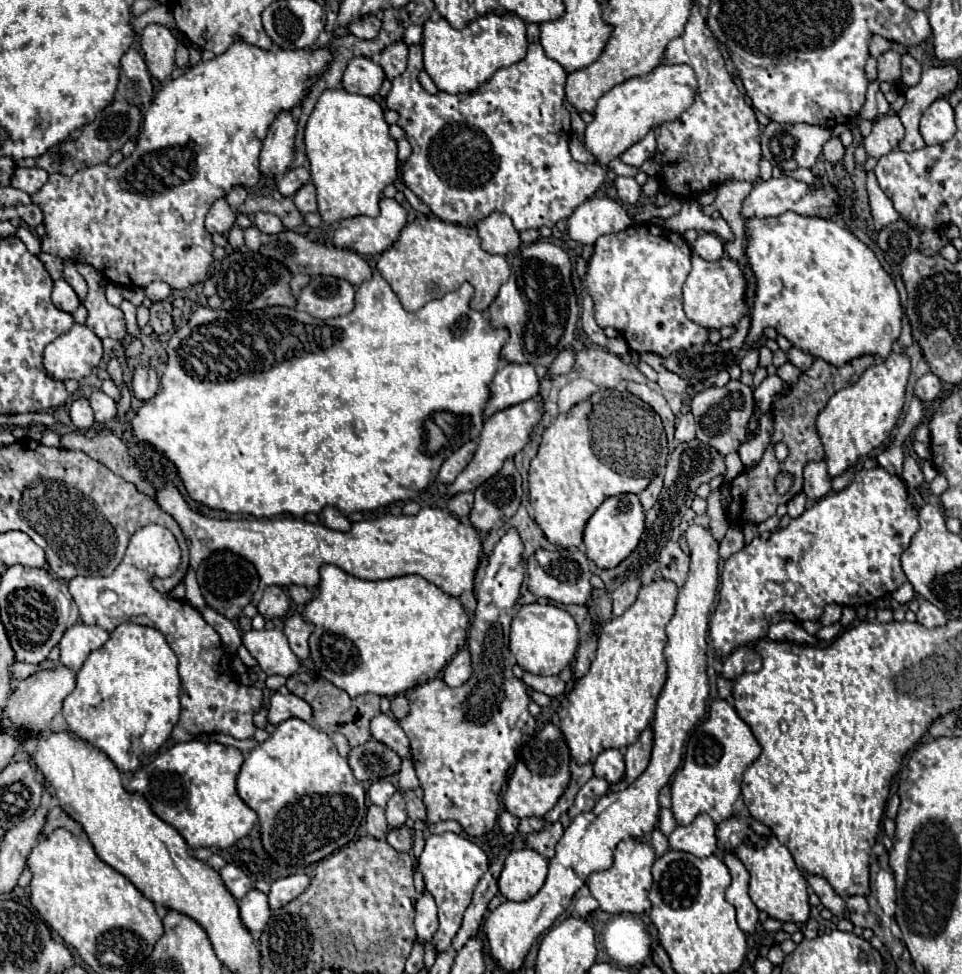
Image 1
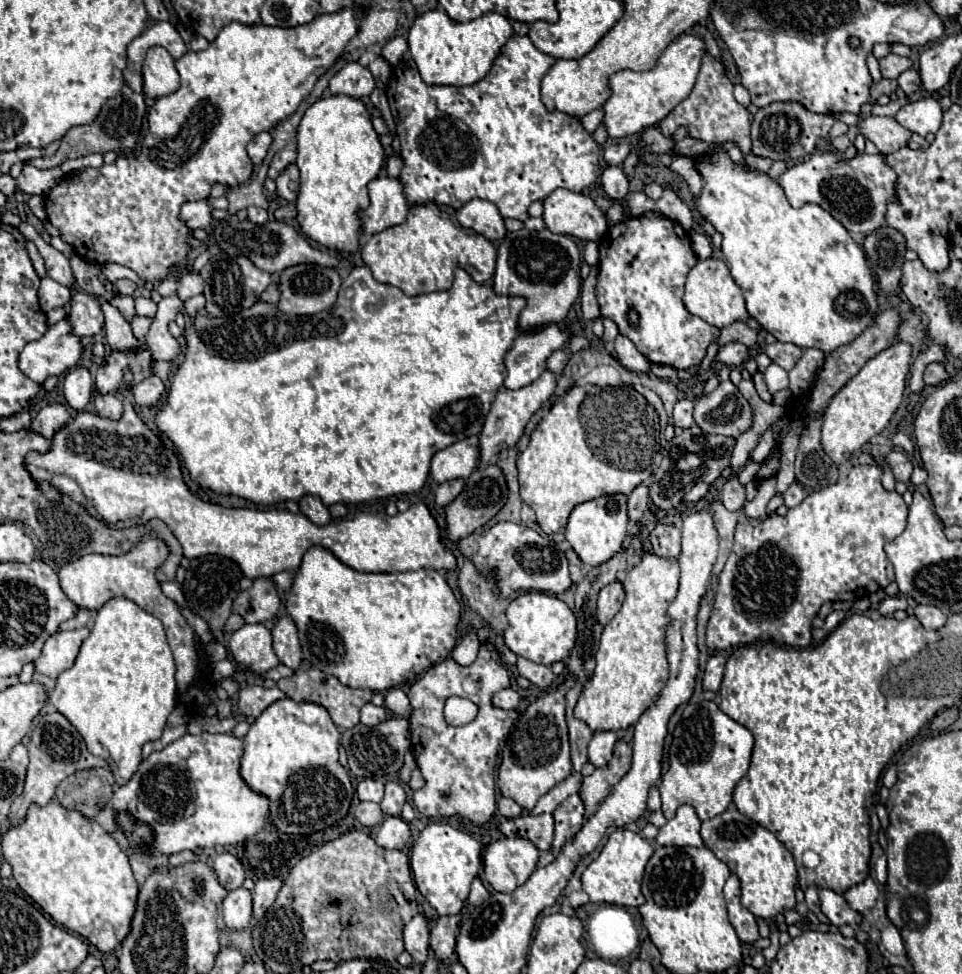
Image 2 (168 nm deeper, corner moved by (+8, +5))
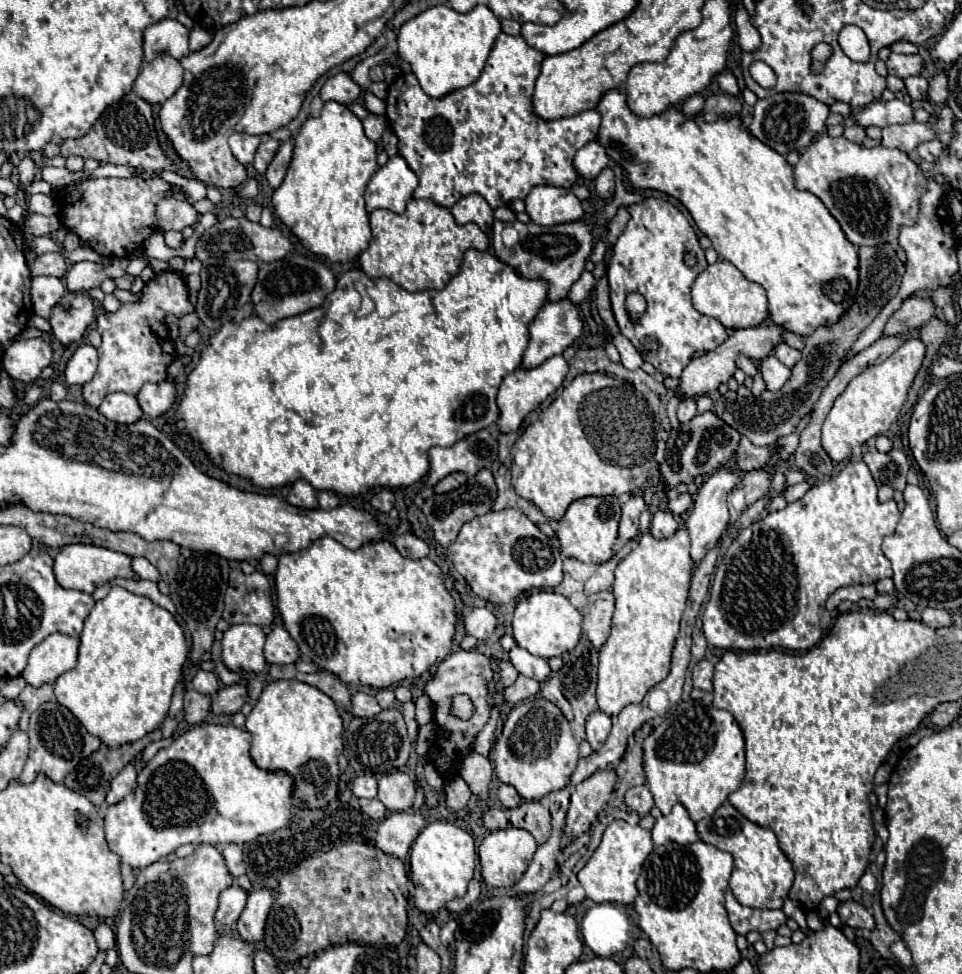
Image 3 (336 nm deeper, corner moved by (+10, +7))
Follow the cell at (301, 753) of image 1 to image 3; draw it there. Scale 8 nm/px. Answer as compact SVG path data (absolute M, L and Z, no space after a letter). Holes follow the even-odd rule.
M278 679L272 681L264 687L260 699L256 701L254 709L246 717L246 729L252 733L252 759L256 761L258 767L278 771L284 769L294 777L294 797L298 805L302 807L326 807L338 793L338 765L336 759L342 753L344 741L342 741L342 731L344 723L338 713L336 703L322 693L320 689L296 681L296 679Z

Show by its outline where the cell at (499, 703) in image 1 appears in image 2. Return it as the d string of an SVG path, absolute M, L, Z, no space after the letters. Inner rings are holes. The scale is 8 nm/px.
M488 637L478 651L478 657L472 665L460 667L456 665L450 657L446 661L440 661L438 665L430 667L410 689L408 689L408 699L412 705L412 715L410 715L410 743L412 743L412 753L416 757L418 769L424 775L424 787L414 791L412 801L414 807L426 815L426 817L452 817L458 815L462 819L468 819L472 823L486 823L492 819L496 811L496 783L494 783L494 773L498 765L498 747L510 733L514 721L518 719L516 711L504 711L492 705L492 699L496 693L502 689L510 687L510 677L506 667L500 661L500 655L496 651L494 641ZM448 697L464 697L470 699L478 705L478 717L470 721L468 725L462 727L452 727L444 719L444 703Z

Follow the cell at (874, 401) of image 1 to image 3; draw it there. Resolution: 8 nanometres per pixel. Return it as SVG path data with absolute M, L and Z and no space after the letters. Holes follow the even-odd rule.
M912 337L902 347L898 347L884 363L864 369L848 383L844 393L834 401L822 425L822 447L834 463L848 459L854 447L886 433L892 427L892 423L900 415L916 373L922 367L924 353L926 345L918 337Z

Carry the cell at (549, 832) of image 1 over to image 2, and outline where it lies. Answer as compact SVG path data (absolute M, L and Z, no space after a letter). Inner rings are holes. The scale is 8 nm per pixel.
M522 813L516 819L504 819L500 825L506 837L524 837L532 841L540 851L548 851L554 839L554 819L550 813L544 815L528 815Z

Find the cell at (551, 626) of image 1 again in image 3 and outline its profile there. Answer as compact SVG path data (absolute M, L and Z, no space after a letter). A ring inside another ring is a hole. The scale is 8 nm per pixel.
M534 591L516 605L512 629L514 629L514 639L520 647L524 647L532 655L548 659L568 653L576 647L582 635L580 623L582 623L580 611L564 595L552 591Z

